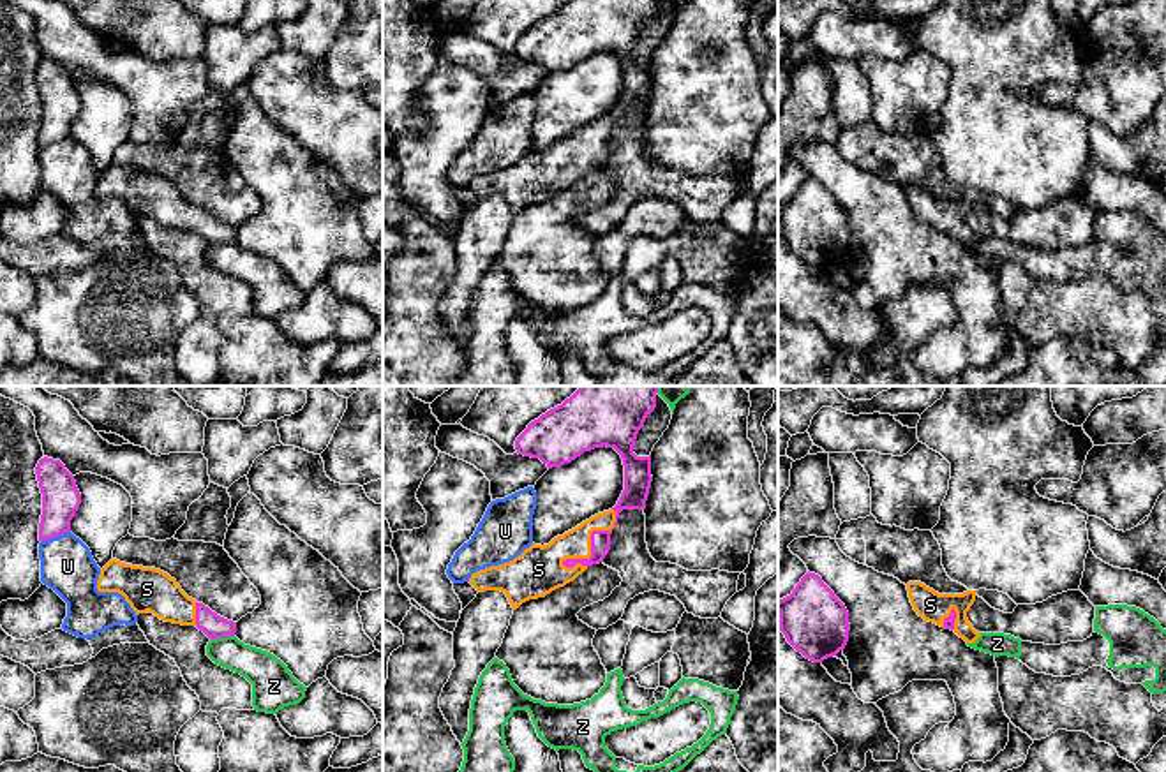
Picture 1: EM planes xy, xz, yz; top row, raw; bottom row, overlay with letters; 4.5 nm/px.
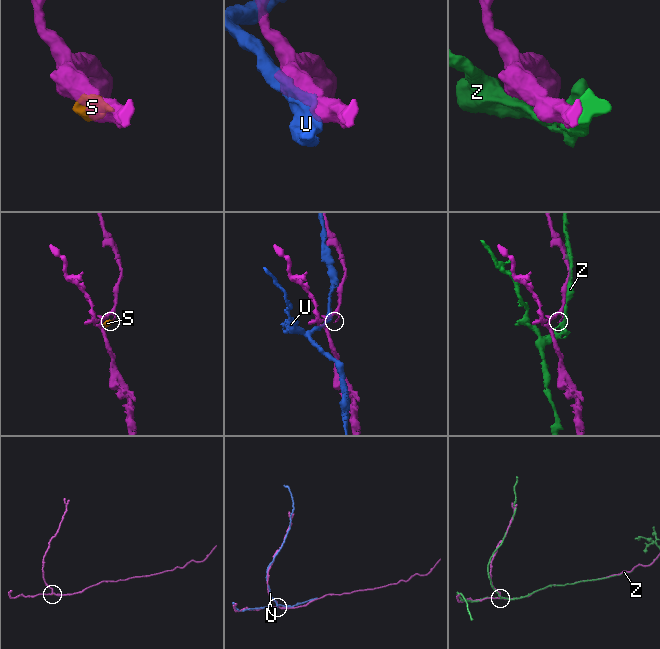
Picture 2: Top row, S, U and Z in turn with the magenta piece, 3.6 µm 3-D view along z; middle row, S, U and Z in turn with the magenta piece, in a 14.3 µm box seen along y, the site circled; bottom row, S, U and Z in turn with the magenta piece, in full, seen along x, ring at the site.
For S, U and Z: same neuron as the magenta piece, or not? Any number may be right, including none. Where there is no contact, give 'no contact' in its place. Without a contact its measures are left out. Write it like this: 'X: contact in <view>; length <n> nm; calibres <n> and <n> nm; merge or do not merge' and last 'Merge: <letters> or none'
S: contact in xz; length 280 nm; calibres 100 and 200 nm; merge
U: contact in xy; length 140 nm; calibres 180 and 240 nm; do not merge
Z: contact in xy; length 110 nm; calibres 110 and 170 nm; do not merge
Merge: S

